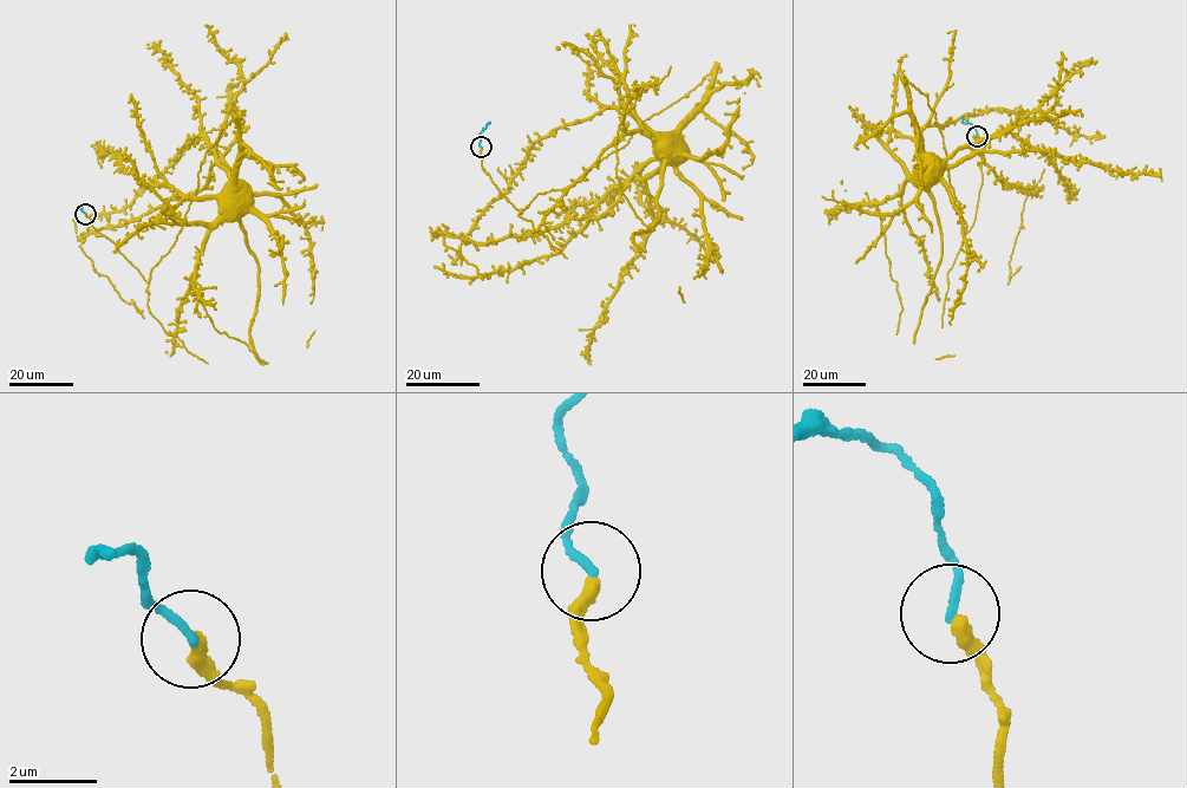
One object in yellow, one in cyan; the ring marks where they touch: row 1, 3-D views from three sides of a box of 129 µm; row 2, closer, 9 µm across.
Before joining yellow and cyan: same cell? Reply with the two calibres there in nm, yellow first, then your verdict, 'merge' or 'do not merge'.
320/200 nm | merge

